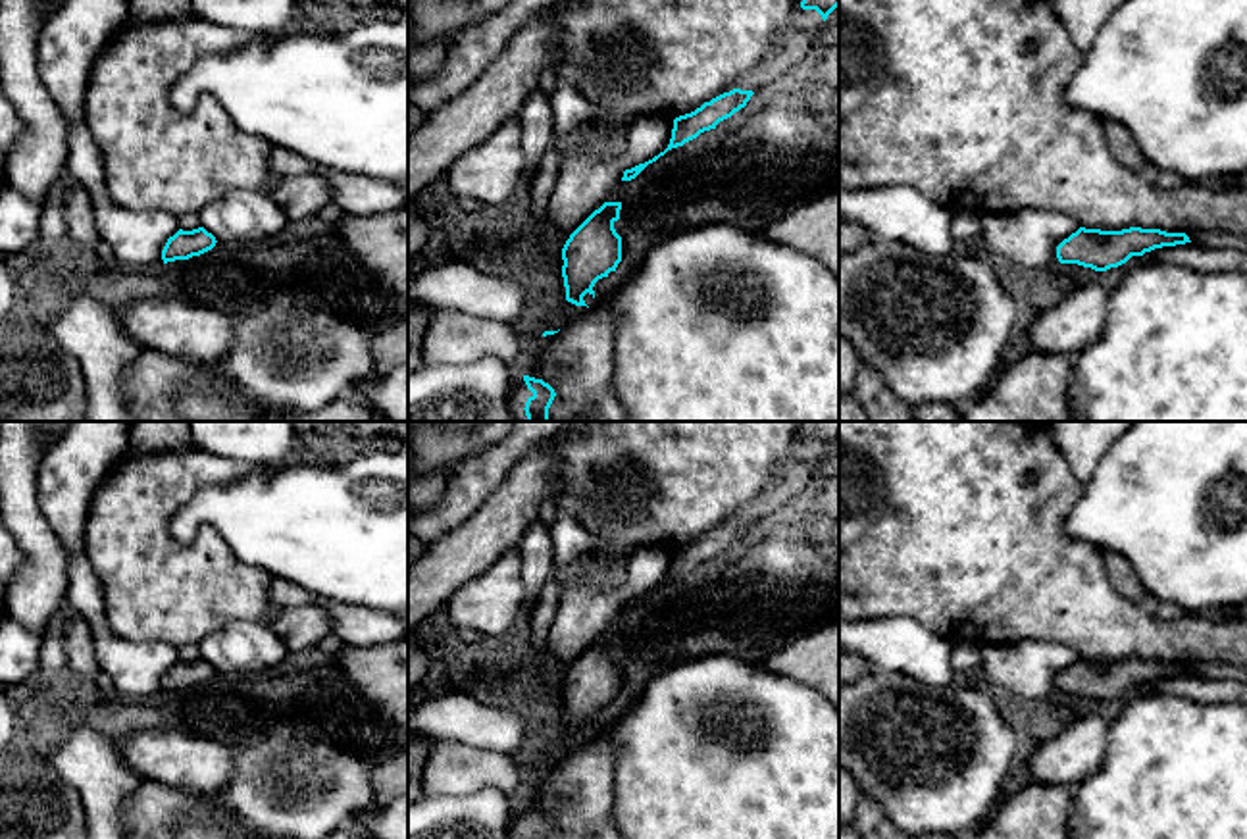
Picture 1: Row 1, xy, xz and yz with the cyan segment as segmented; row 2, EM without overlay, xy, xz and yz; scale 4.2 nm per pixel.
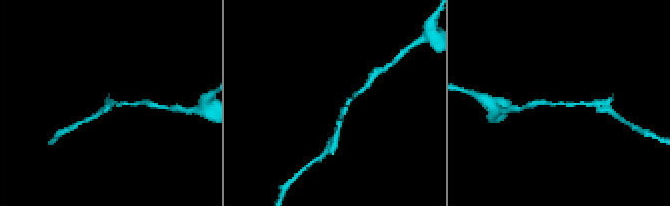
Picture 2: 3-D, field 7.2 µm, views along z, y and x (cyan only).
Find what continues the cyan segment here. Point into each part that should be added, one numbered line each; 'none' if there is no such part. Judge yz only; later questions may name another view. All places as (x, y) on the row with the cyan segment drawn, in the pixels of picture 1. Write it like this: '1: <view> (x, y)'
none

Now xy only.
none

